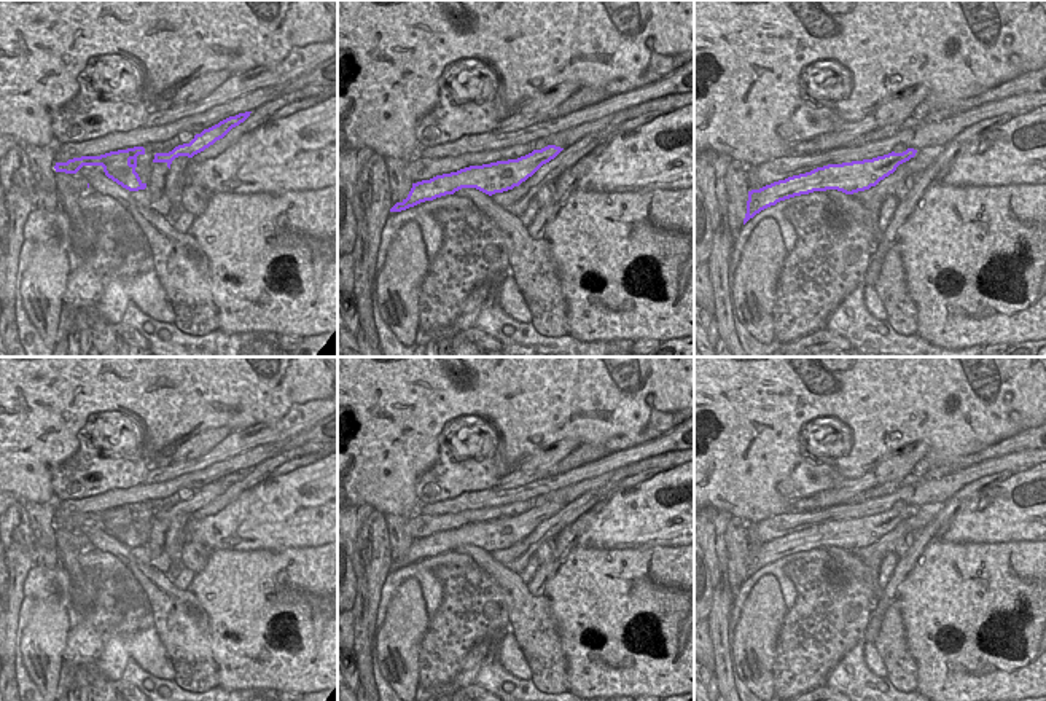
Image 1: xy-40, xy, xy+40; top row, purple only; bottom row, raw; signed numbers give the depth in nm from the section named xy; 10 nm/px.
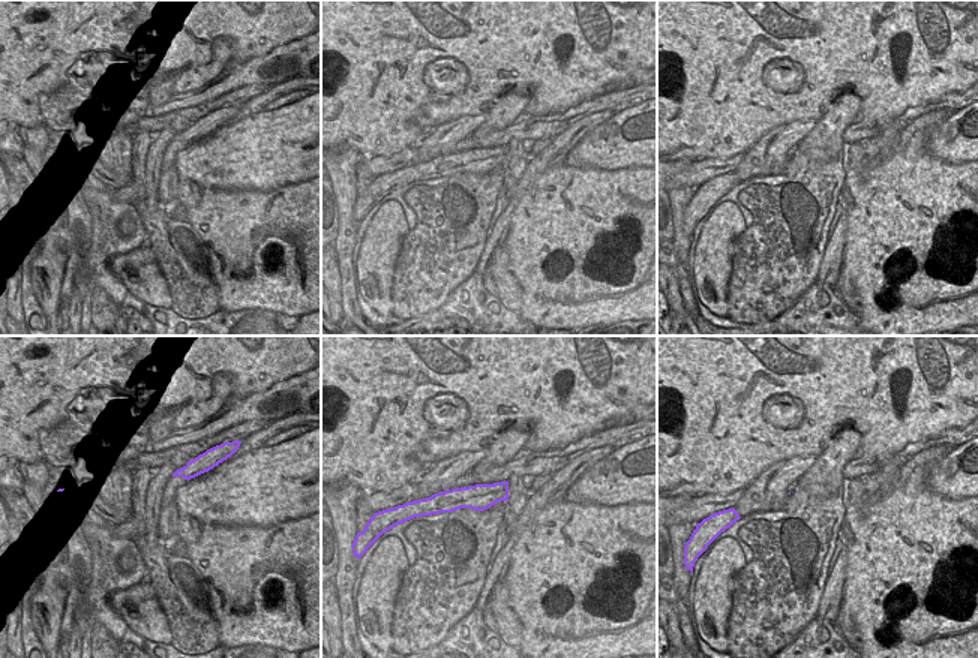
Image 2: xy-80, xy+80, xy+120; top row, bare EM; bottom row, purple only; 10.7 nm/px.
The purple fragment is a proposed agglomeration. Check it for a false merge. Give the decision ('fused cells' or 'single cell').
single cell

